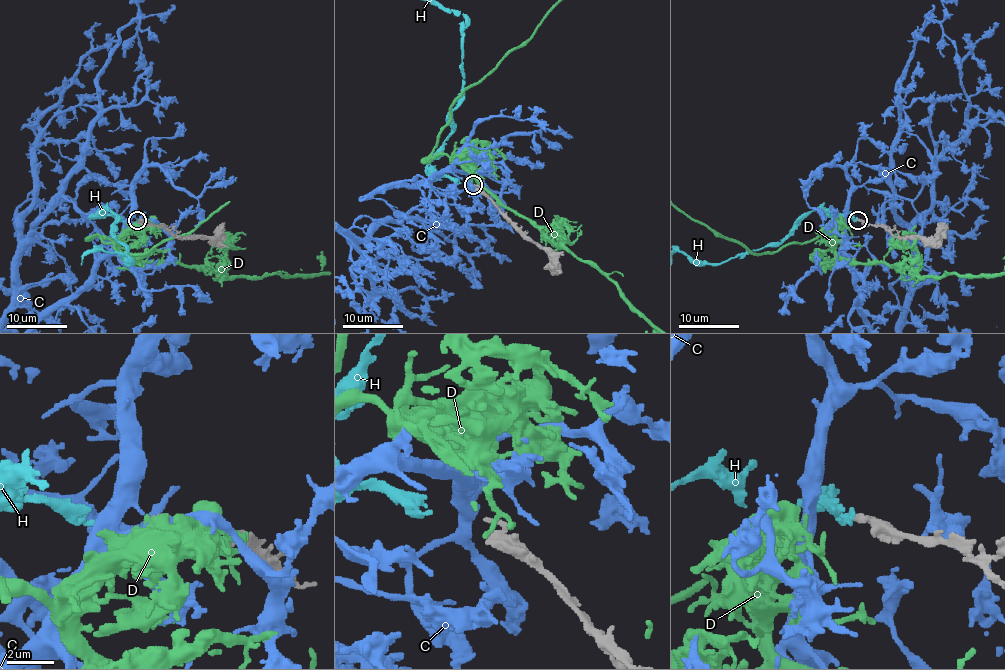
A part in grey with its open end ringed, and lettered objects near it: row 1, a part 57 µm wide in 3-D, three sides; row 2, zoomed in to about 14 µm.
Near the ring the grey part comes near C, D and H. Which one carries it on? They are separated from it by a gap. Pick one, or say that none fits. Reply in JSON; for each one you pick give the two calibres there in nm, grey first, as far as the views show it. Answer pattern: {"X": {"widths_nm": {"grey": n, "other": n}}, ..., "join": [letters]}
{"join": []}

